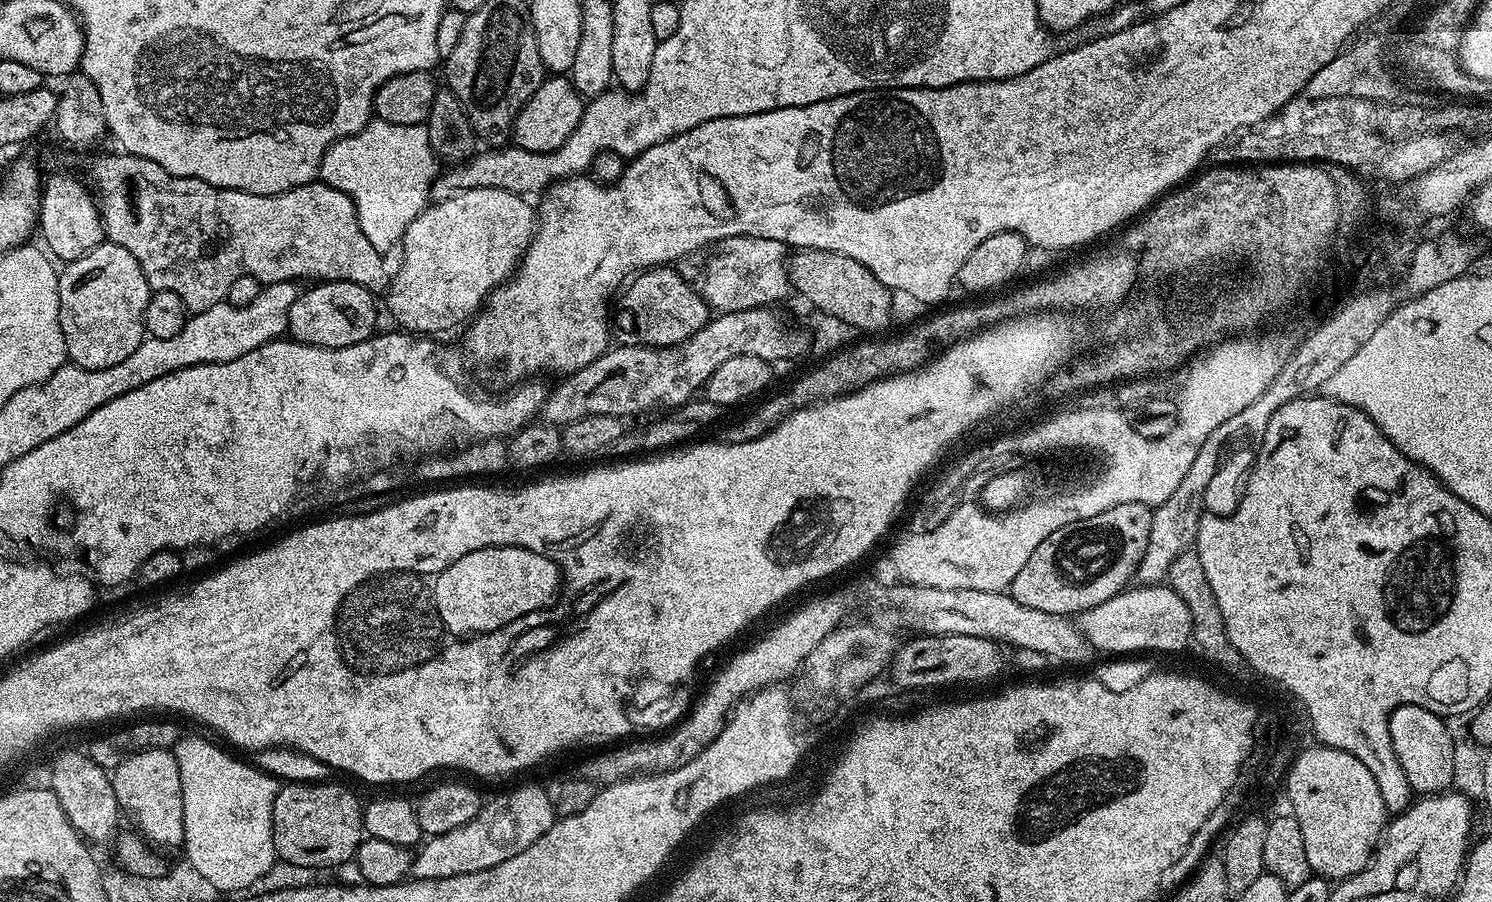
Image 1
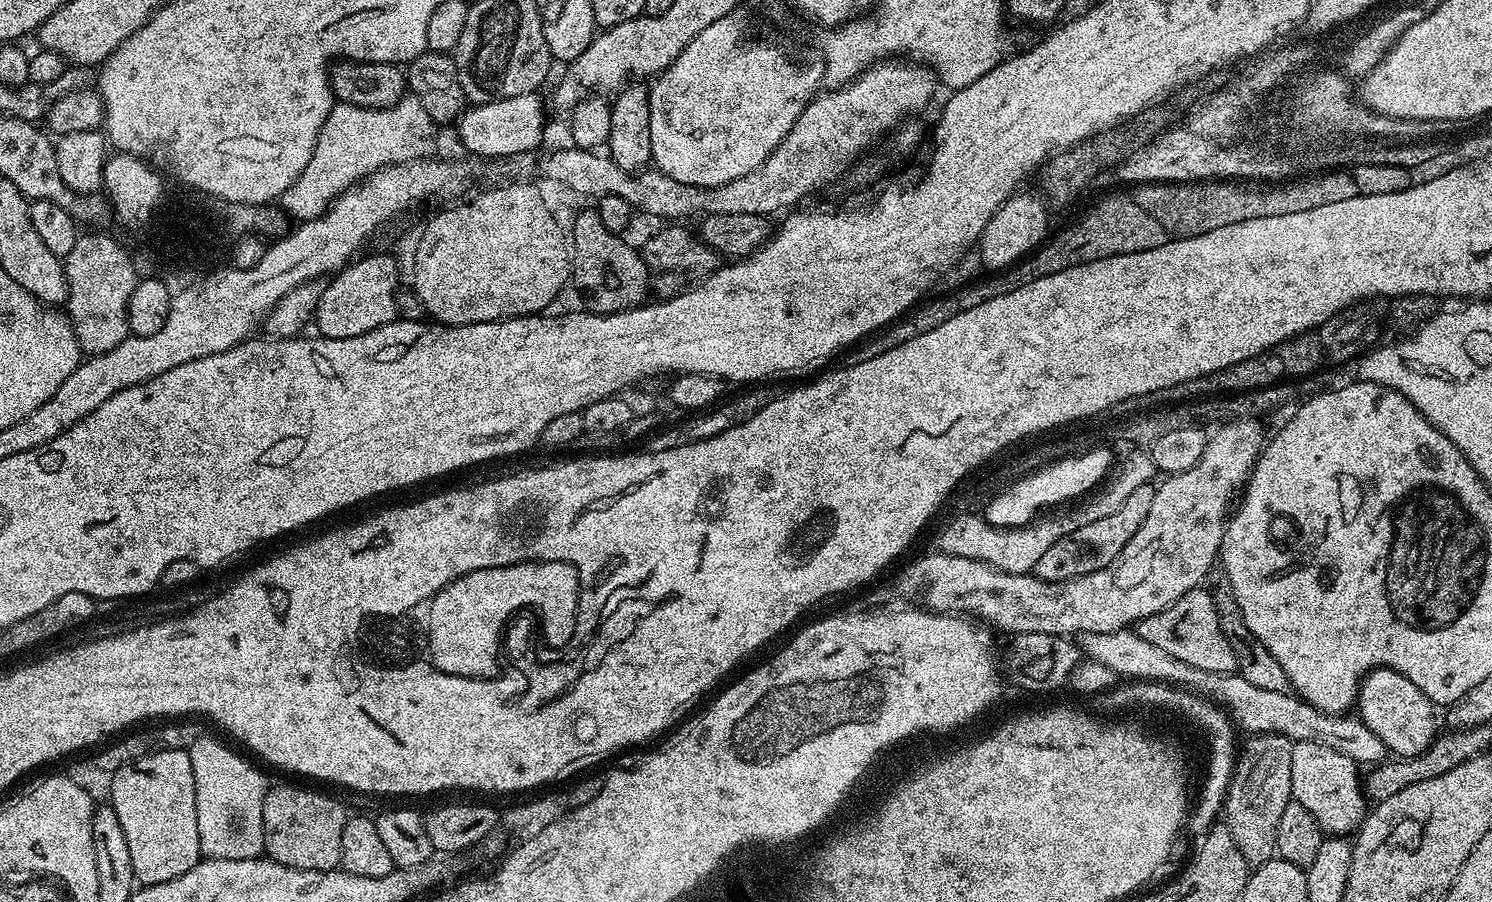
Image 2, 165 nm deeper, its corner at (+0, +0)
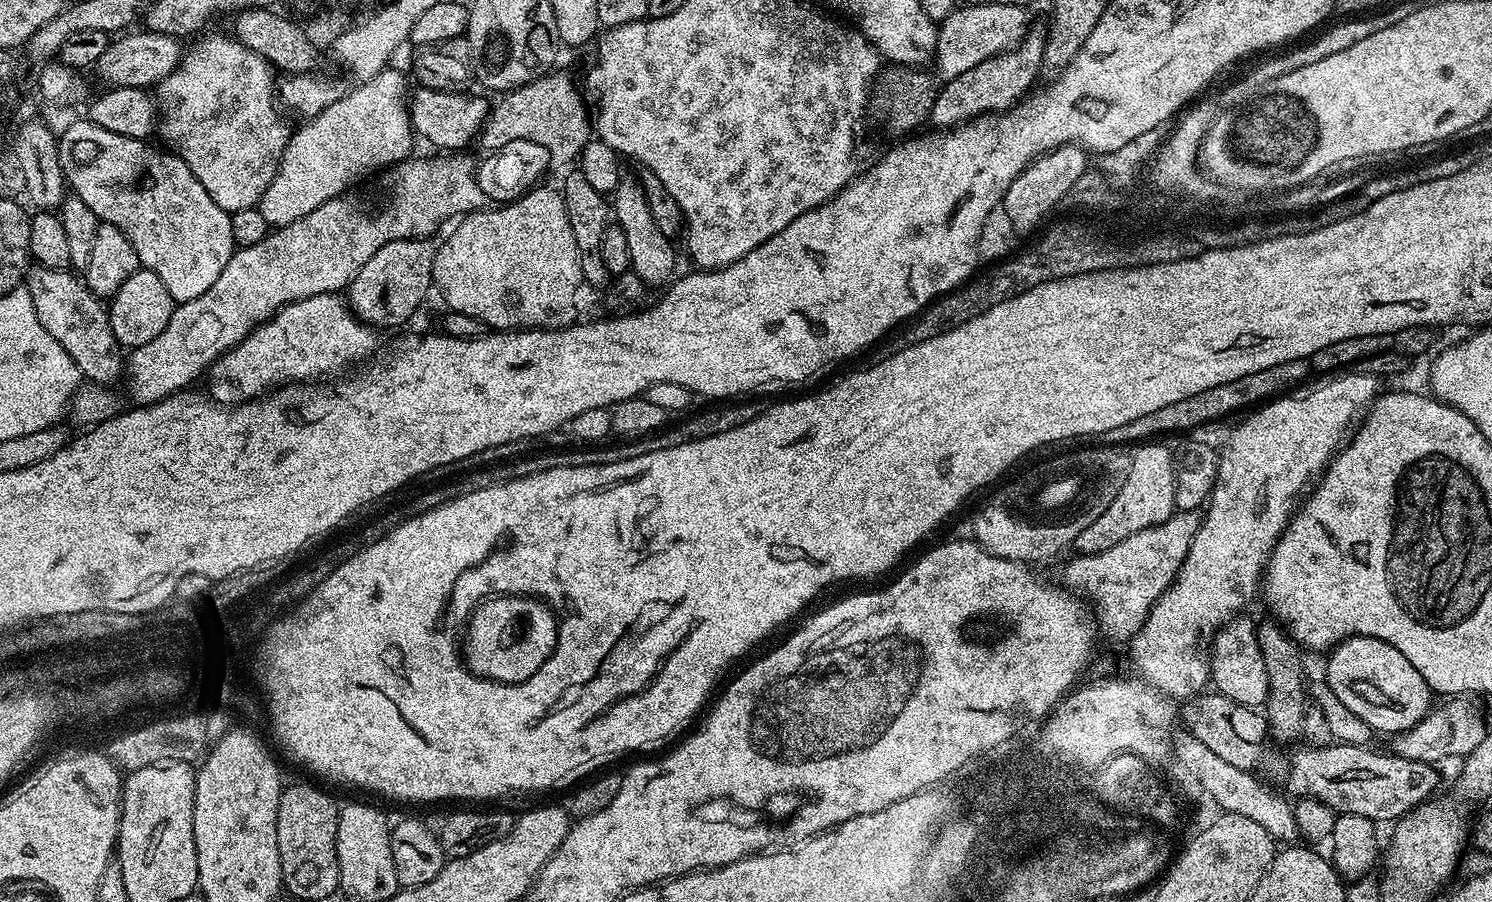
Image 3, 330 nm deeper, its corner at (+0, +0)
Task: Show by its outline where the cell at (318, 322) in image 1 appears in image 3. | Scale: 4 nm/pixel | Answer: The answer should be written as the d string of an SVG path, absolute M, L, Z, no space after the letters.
M428 238L386 242L360 273L348 283L346 303L359 320L377 329L396 328L420 308L420 303L433 291L432 271L436 248Z

